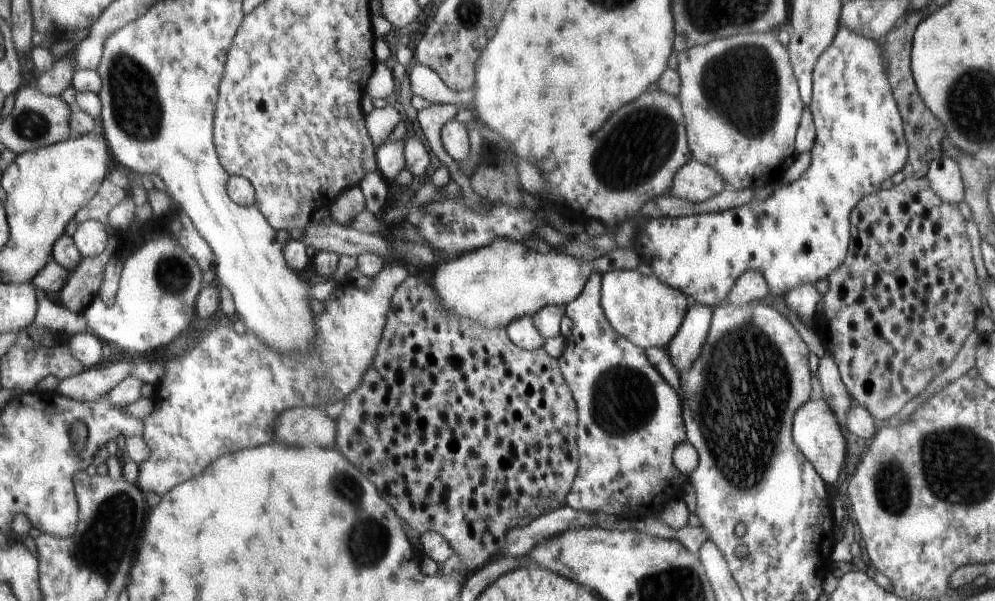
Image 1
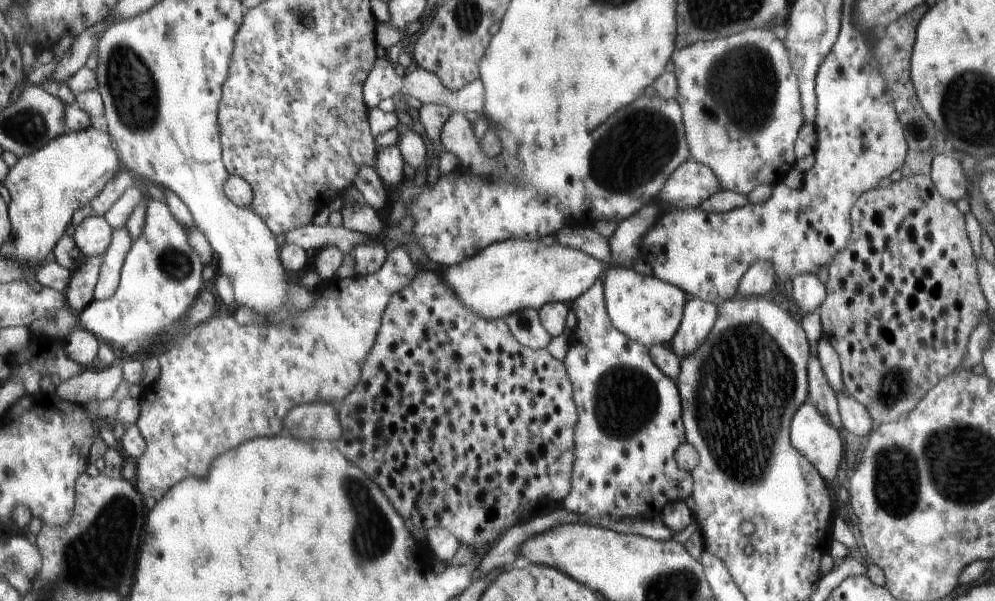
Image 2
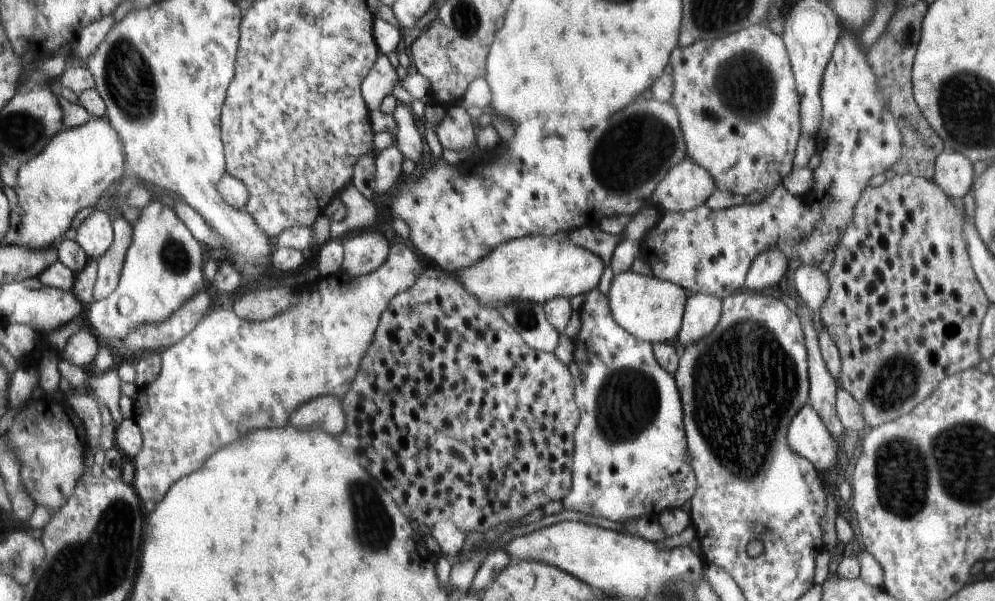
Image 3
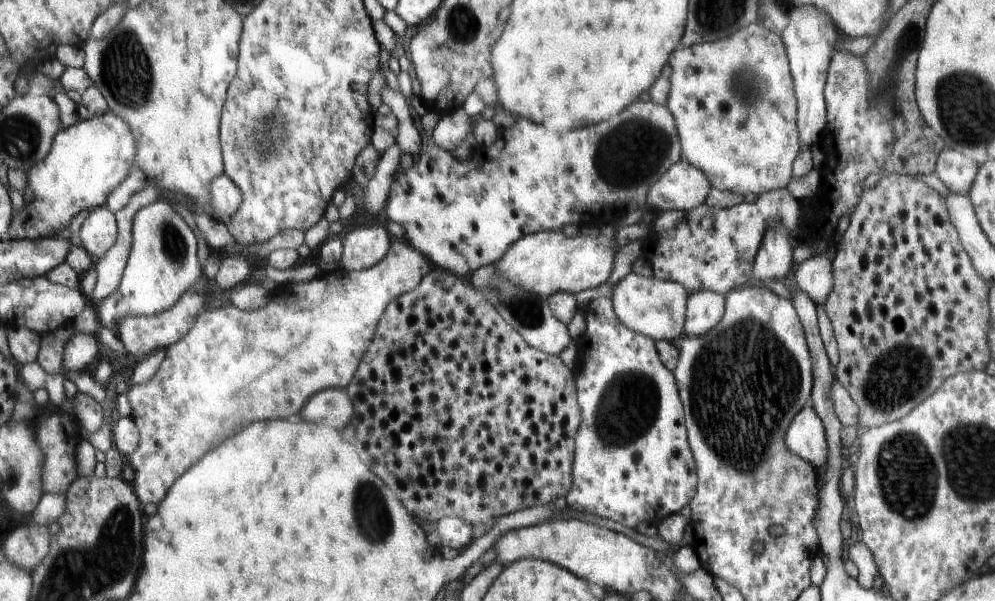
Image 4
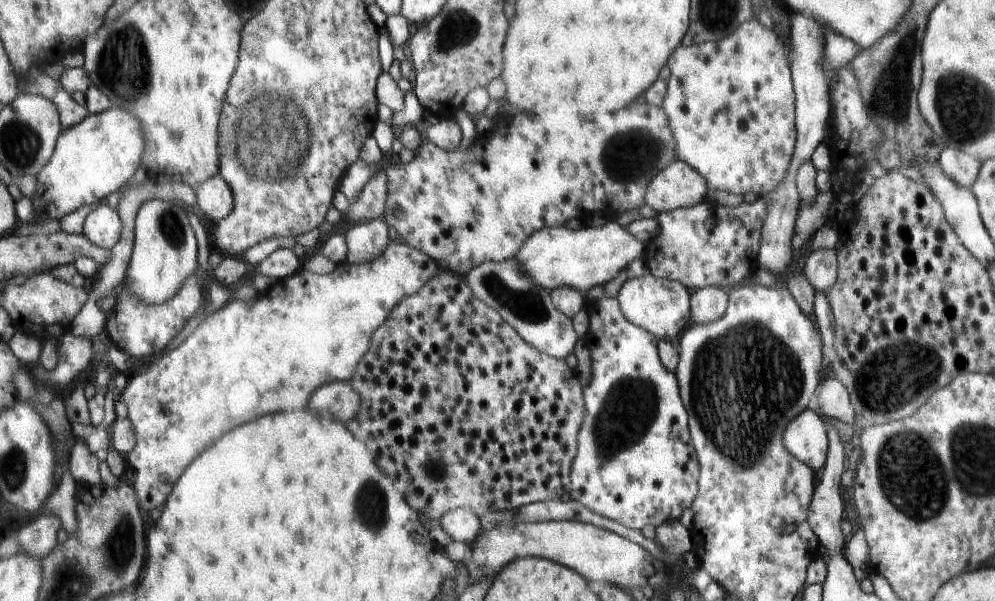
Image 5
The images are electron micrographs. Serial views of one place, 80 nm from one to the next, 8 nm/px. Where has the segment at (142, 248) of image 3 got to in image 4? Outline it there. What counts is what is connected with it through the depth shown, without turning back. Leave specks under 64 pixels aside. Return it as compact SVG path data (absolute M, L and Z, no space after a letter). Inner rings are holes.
M158 200L139 209L132 232L131 253L117 291L95 303L100 326L113 332L127 317L147 317L172 309L202 278L196 256L198 240L168 202Z

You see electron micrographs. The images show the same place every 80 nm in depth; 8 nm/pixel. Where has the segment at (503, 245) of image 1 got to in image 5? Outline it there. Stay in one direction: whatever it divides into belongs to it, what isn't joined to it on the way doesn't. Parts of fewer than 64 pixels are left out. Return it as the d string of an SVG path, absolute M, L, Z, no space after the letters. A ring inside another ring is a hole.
M612 219L599 229L541 228L527 238L513 259L519 264L523 276L525 273L548 292L558 287L572 287L586 294L595 286L606 285L635 258L642 258L644 248L642 241Z

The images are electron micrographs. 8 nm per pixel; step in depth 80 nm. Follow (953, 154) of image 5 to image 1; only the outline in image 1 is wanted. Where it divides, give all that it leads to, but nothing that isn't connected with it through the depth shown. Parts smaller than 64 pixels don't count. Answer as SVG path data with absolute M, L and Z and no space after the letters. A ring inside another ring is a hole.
M948 157L937 158L931 162L930 170L926 177L932 186L932 190L944 202L958 205L959 202L965 200L965 186L956 161Z

